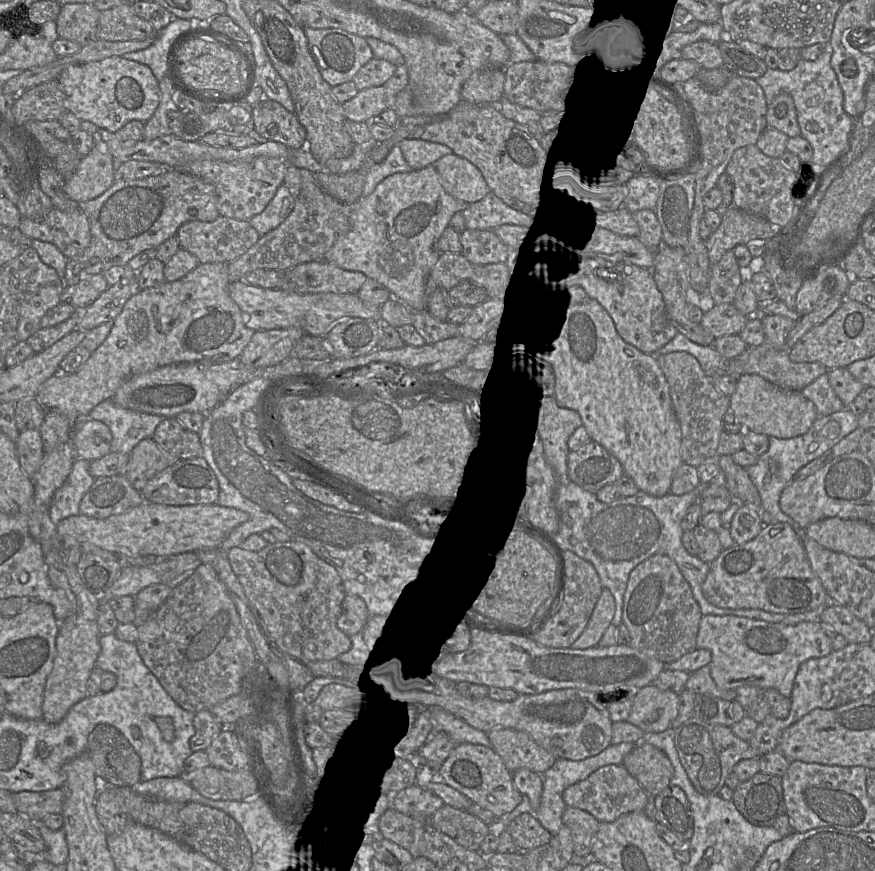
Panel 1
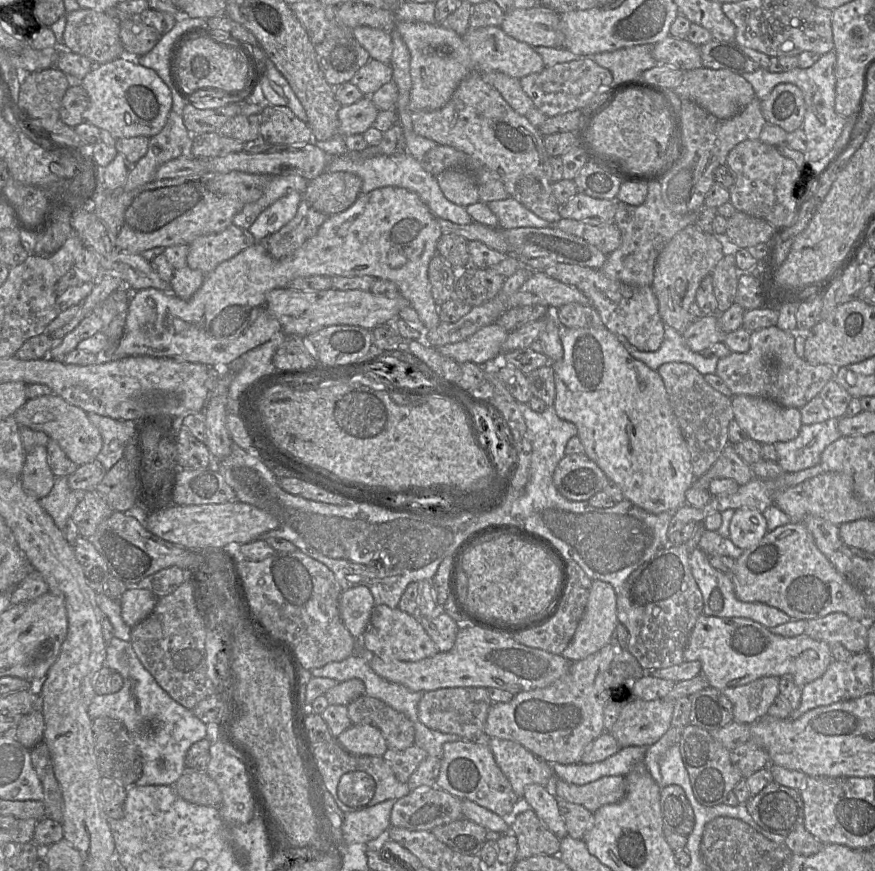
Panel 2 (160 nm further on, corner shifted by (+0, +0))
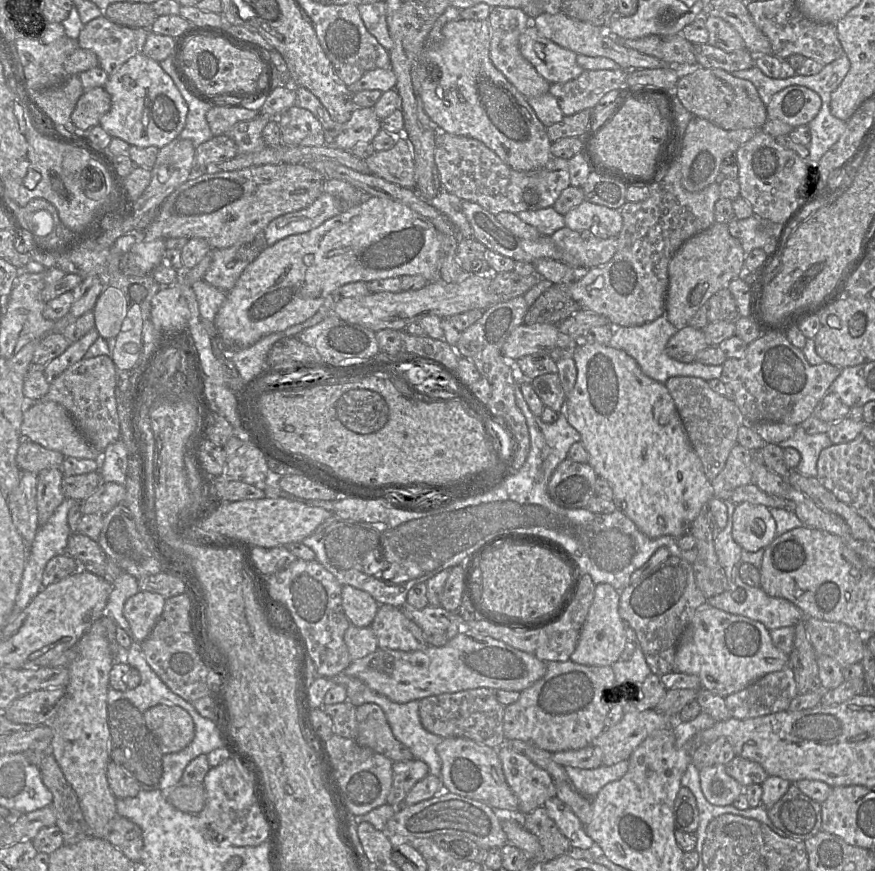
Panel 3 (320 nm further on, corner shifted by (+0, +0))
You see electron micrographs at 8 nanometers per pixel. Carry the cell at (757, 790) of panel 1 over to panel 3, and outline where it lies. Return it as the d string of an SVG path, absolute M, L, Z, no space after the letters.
M791 784L781 799L767 808L767 813L774 826L792 839L805 841L821 830L821 803L803 794L795 784Z

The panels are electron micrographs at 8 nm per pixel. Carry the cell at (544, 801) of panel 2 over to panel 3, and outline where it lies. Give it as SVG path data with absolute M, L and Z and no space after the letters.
M557 797L548 799L543 806L561 833L575 849L588 850L597 846L586 834L585 826L573 811Z

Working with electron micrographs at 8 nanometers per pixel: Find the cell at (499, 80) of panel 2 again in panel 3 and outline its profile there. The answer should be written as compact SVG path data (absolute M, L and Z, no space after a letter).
M492 7L488 23L490 26L490 60L497 70L526 98L548 93L550 83L546 81L520 53L519 37L530 25L529 17L520 8Z

